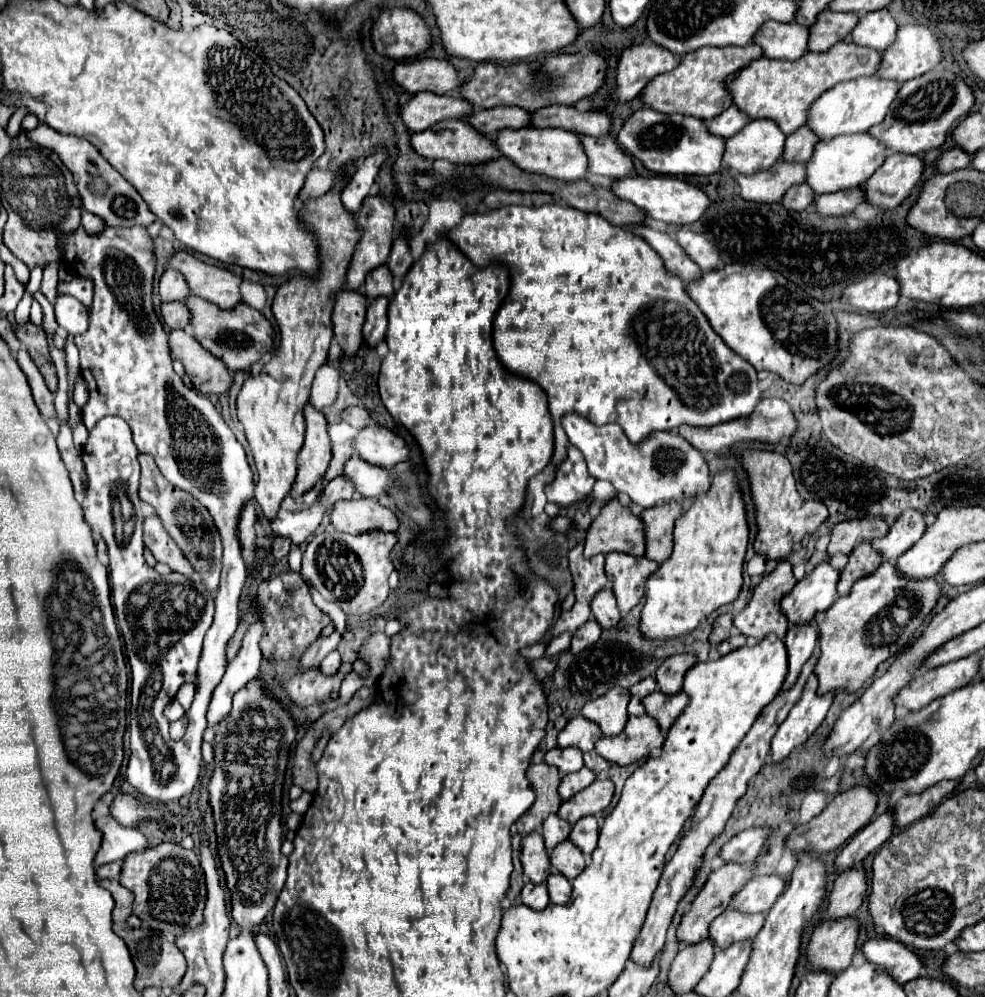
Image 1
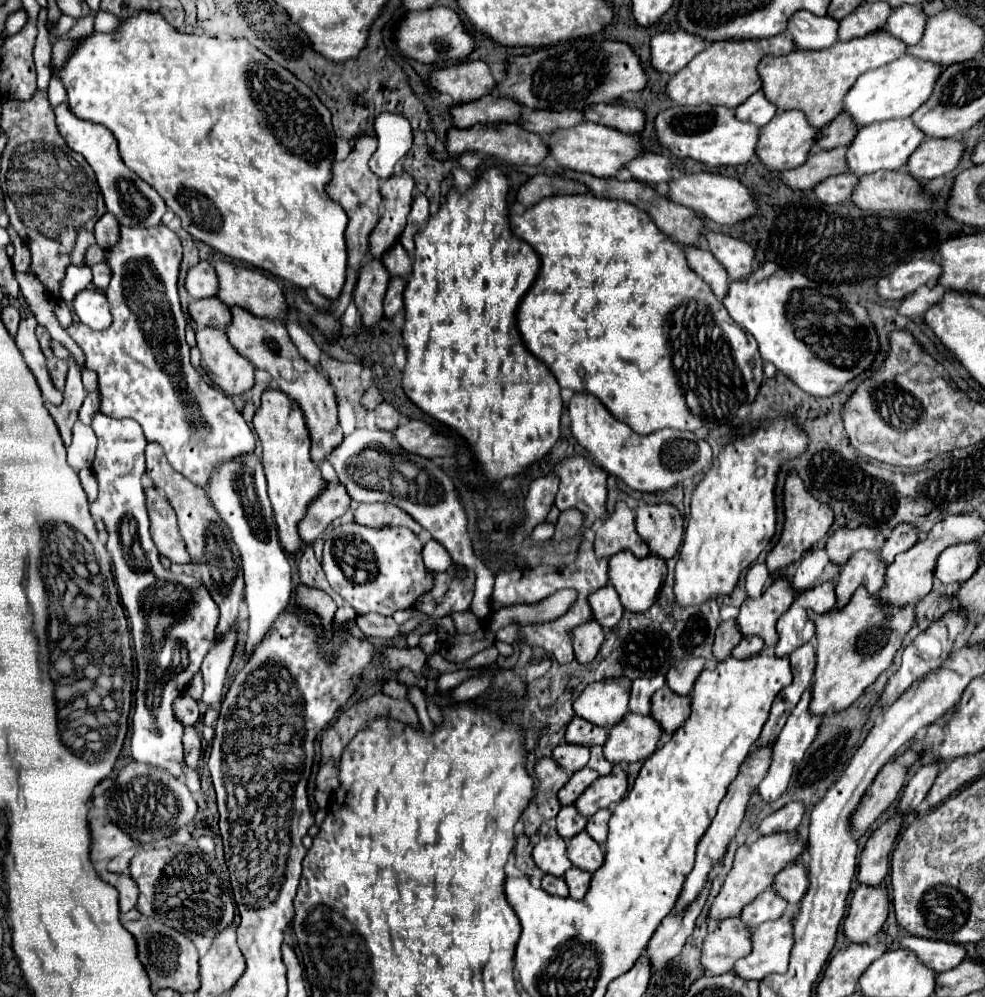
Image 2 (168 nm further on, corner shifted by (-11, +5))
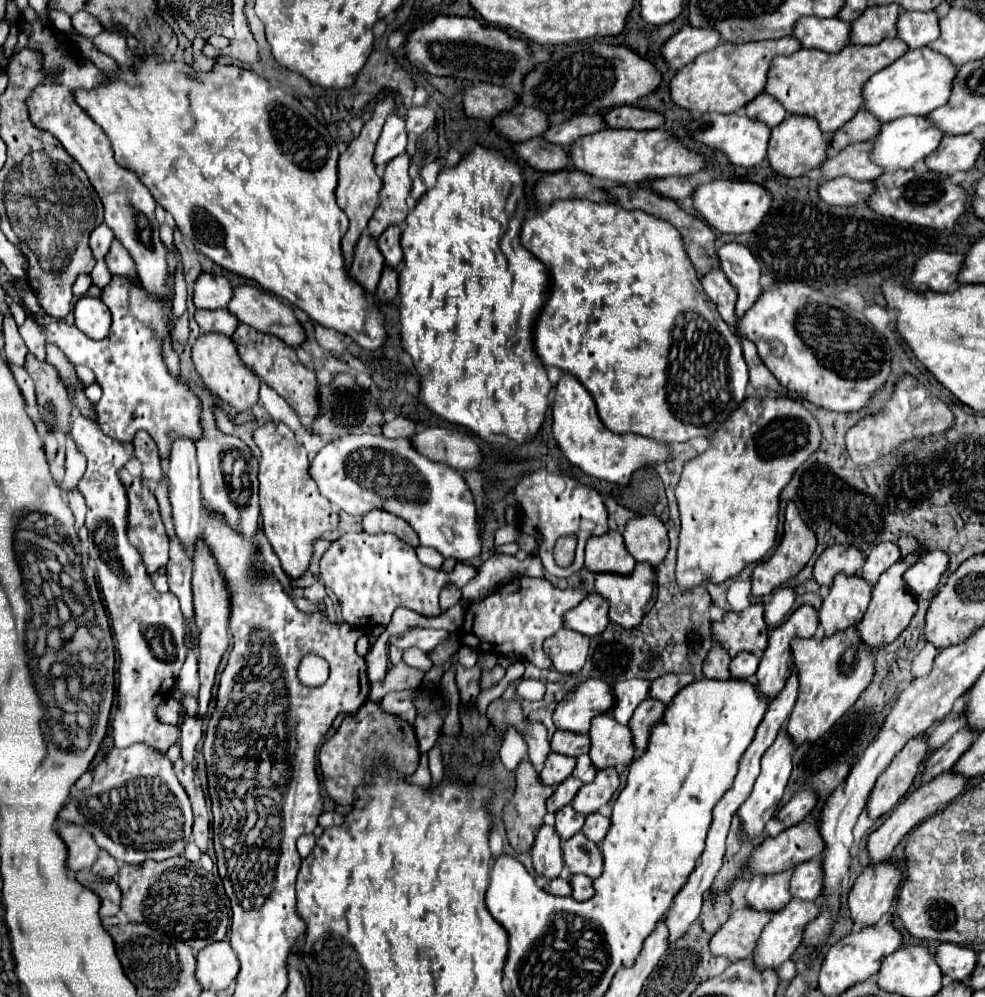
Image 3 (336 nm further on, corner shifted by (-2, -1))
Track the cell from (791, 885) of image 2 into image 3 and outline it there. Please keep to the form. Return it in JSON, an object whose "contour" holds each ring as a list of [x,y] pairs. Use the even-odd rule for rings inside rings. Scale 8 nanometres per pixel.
{"contour":[[[820,860],[802,862],[794,868],[792,880],[790,880],[790,894],[792,898],[800,898],[806,902],[812,902],[820,896],[822,888],[822,866]]]}

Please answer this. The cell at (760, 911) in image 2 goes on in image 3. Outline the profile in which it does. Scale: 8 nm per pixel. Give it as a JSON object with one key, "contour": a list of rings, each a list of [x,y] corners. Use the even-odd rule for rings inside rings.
{"contour":[[[786,870],[782,874],[772,874],[766,878],[754,876],[750,880],[750,888],[746,890],[746,906],[758,912],[778,912],[790,902],[790,874]]]}

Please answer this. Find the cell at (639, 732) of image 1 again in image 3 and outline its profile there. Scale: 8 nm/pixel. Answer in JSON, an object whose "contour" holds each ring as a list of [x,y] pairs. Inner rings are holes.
{"contour":[[[610,714],[594,718],[590,728],[590,760],[596,770],[608,766],[628,766],[634,760],[634,740],[628,726],[618,724]]]}

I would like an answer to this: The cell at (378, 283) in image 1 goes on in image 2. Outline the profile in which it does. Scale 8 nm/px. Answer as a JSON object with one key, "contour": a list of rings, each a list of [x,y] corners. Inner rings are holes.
{"contour":[[[397,240],[389,250],[385,250],[383,252],[383,256],[381,256],[381,260],[383,260],[383,264],[387,266],[387,270],[389,270],[389,274],[391,276],[401,276],[401,278],[409,278],[409,274],[411,274],[411,258],[409,258],[409,254],[405,252],[405,248],[401,246],[401,242]]]}

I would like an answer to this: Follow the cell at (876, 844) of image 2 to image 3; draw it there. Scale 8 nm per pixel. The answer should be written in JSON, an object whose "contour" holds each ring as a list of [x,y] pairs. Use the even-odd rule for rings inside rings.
{"contour":[[[952,770],[950,772],[944,772],[940,776],[936,776],[934,780],[930,780],[928,784],[922,784],[918,790],[914,790],[904,802],[900,802],[892,812],[890,816],[876,828],[870,832],[868,836],[868,842],[866,842],[866,850],[868,850],[868,856],[872,862],[884,862],[886,858],[892,856],[894,848],[900,844],[900,840],[914,828],[918,826],[920,822],[924,822],[926,818],[930,818],[932,814],[936,814],[938,810],[942,810],[946,804],[950,804],[954,798],[958,798],[964,790],[964,784],[966,784],[966,778],[960,776],[960,774],[954,774]]]}

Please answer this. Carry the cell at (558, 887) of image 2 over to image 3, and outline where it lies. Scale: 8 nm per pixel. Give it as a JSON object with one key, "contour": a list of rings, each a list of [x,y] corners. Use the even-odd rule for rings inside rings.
{"contour":[[[554,878],[546,884],[546,890],[554,896],[570,896],[572,890],[570,890],[570,884],[566,878]]]}

